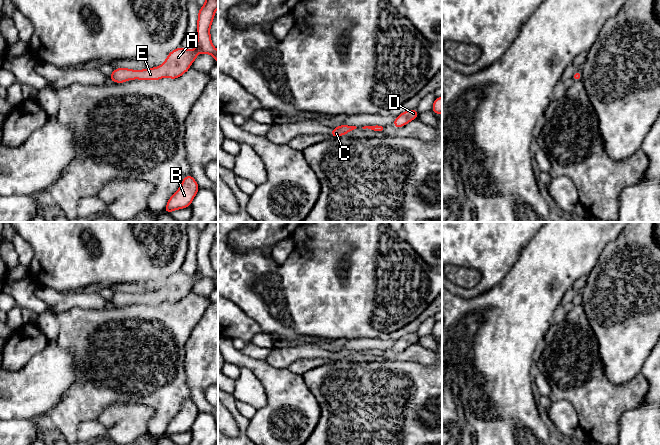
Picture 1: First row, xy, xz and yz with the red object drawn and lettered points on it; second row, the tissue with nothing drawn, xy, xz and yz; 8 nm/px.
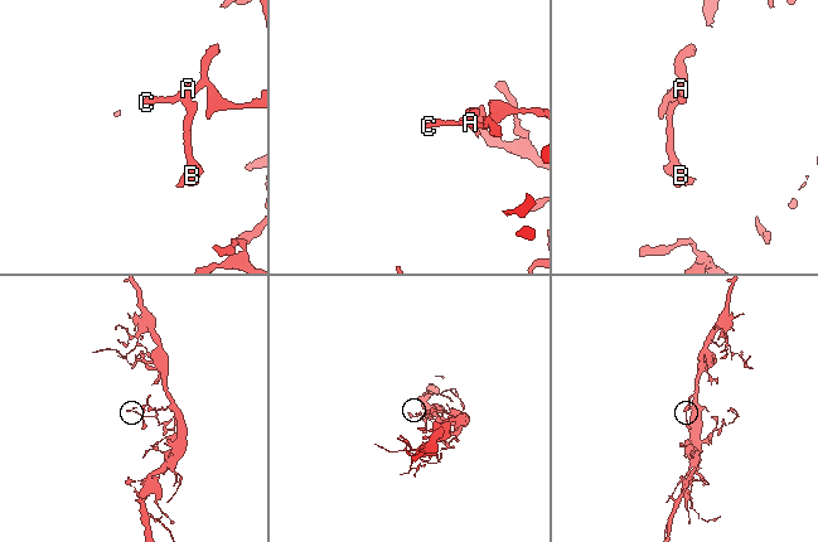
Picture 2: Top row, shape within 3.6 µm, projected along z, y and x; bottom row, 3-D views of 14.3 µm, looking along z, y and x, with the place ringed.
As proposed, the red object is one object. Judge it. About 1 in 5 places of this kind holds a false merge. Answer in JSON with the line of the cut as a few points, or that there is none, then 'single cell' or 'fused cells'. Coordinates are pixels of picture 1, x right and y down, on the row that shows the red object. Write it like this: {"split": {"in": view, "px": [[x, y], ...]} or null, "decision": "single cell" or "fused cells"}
{"split": null, "decision": "single cell"}

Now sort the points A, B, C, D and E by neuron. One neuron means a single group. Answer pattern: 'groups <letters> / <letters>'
groups A B C D E

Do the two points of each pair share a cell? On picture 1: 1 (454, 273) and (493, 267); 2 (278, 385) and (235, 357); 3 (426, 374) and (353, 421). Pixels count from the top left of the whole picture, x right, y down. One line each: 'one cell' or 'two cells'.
1: two cells
2: one cell
3: one cell

